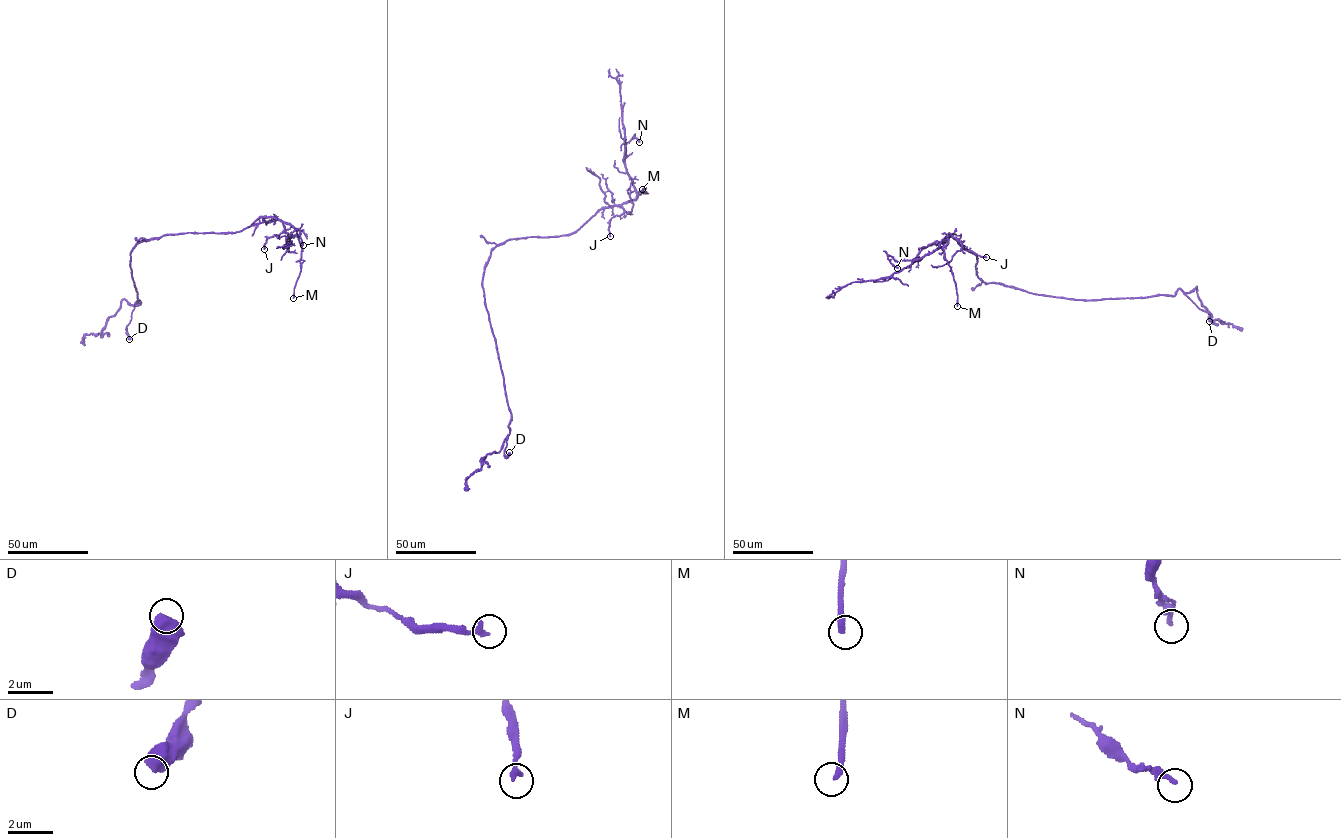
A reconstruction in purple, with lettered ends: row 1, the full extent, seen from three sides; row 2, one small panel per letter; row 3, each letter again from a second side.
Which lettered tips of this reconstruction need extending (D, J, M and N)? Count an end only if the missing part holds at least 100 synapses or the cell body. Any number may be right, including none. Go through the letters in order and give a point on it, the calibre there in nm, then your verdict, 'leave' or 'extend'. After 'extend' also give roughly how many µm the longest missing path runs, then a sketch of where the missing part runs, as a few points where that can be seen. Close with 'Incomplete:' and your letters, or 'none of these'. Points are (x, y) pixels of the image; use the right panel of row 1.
D: at (1209, 321); 700 nm thick; leave
J: at (986, 257); 240 nm thick; leave
M: at (957, 306); 280 nm thick; extend; about 60 µm are missing; missing branch runs (957, 306), (964, 330), (985, 360), (986, 369)
N: at (897, 268); 260 nm thick; leave
Incomplete: M

